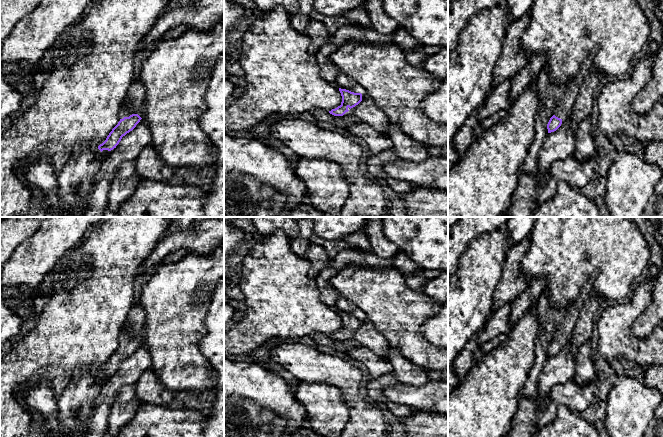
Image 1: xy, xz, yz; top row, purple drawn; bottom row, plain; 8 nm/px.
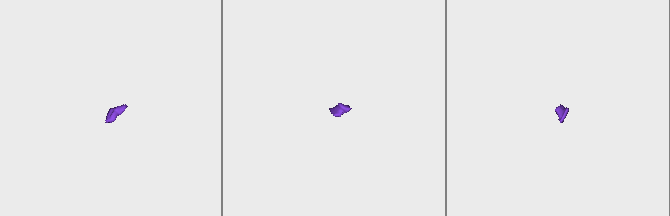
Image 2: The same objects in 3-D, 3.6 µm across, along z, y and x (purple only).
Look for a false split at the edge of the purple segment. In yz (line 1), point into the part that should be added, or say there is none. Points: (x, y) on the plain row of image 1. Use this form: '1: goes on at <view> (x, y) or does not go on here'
1: goes on at yz (564, 331)

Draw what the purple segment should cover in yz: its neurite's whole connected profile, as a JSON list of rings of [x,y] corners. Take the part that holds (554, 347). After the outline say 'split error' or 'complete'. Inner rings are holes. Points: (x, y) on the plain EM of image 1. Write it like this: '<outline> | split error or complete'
[[[591,279],[581,289],[580,296],[566,308],[565,318],[557,327],[553,340],[547,348],[548,357],[556,355],[561,350],[562,344],[571,340],[582,303],[592,292],[592,286],[593,280]]] | split error

